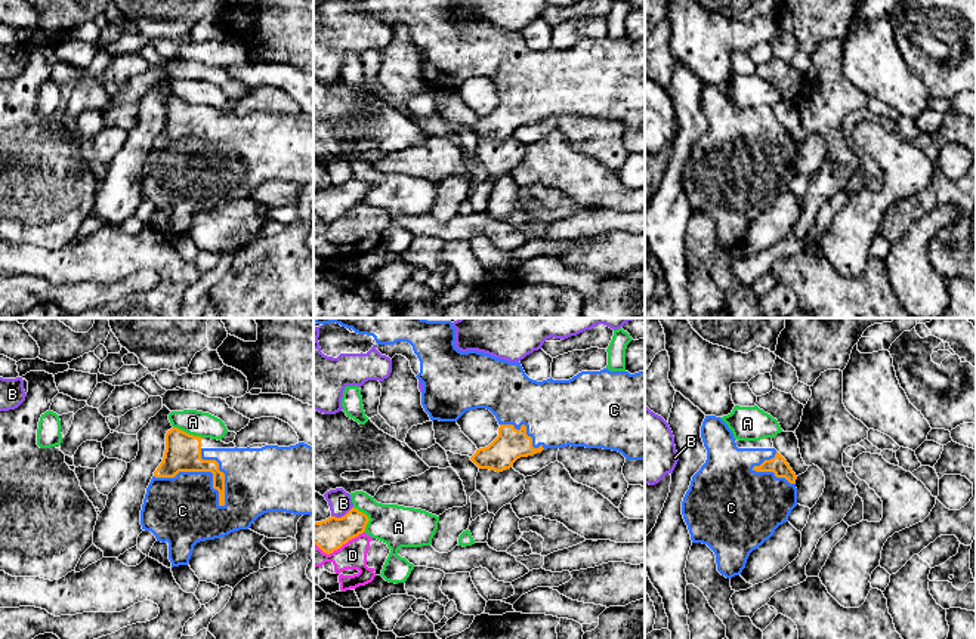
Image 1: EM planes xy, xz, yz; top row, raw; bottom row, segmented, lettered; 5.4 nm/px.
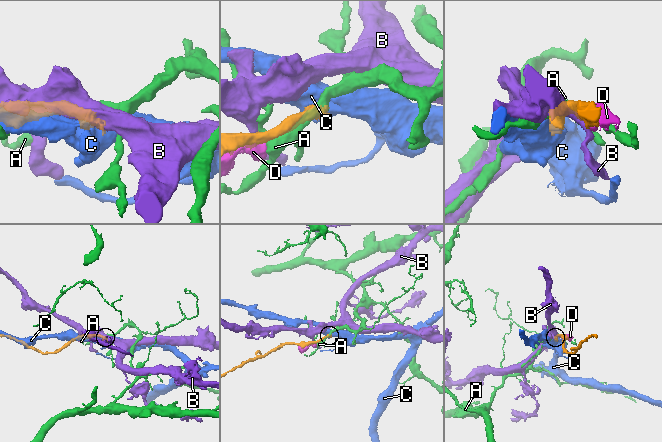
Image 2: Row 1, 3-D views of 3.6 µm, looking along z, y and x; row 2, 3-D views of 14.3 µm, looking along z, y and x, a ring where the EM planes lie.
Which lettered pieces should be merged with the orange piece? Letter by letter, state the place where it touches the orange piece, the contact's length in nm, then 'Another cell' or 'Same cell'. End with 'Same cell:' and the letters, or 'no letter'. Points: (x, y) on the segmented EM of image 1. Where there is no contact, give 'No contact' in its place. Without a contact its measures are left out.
A: Touches orange at xz (367, 518). Shared border 160 nm. Another cell
B: Touches orange at xz (342, 516). Shared border 130 nm. Another cell
C: Touches orange at xy (201, 471). Shared border 420 nm. Same cell
D: Touches orange at xz (337, 548). Shared border 280 nm. Another cell
Same cell: C

